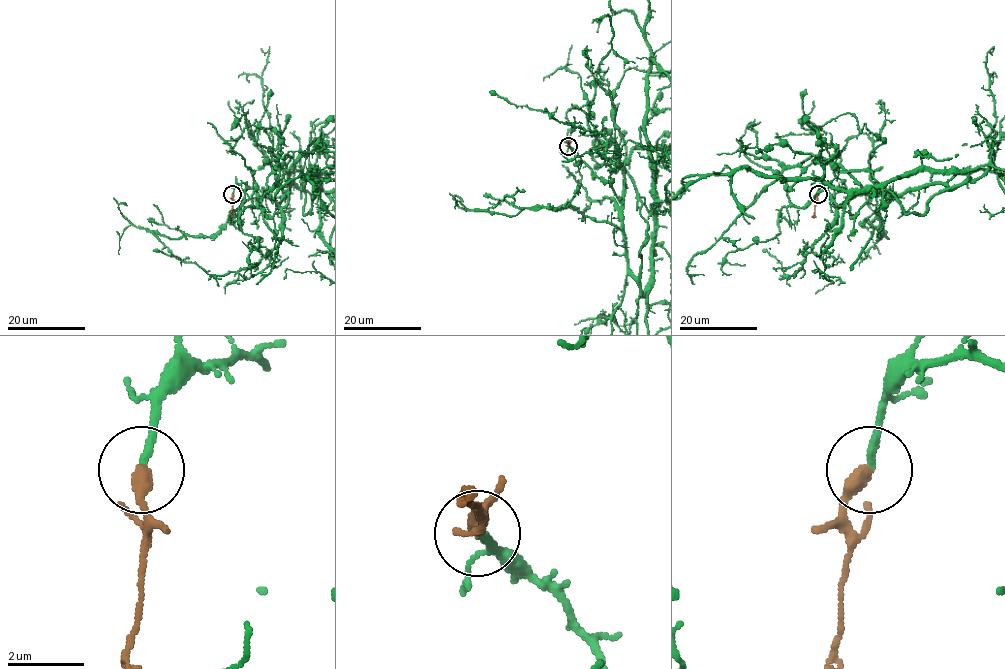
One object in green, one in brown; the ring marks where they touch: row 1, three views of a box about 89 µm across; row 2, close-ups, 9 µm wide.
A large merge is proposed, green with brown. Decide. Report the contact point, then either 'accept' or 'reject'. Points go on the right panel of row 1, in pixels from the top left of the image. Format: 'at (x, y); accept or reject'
at (818, 194); accept

